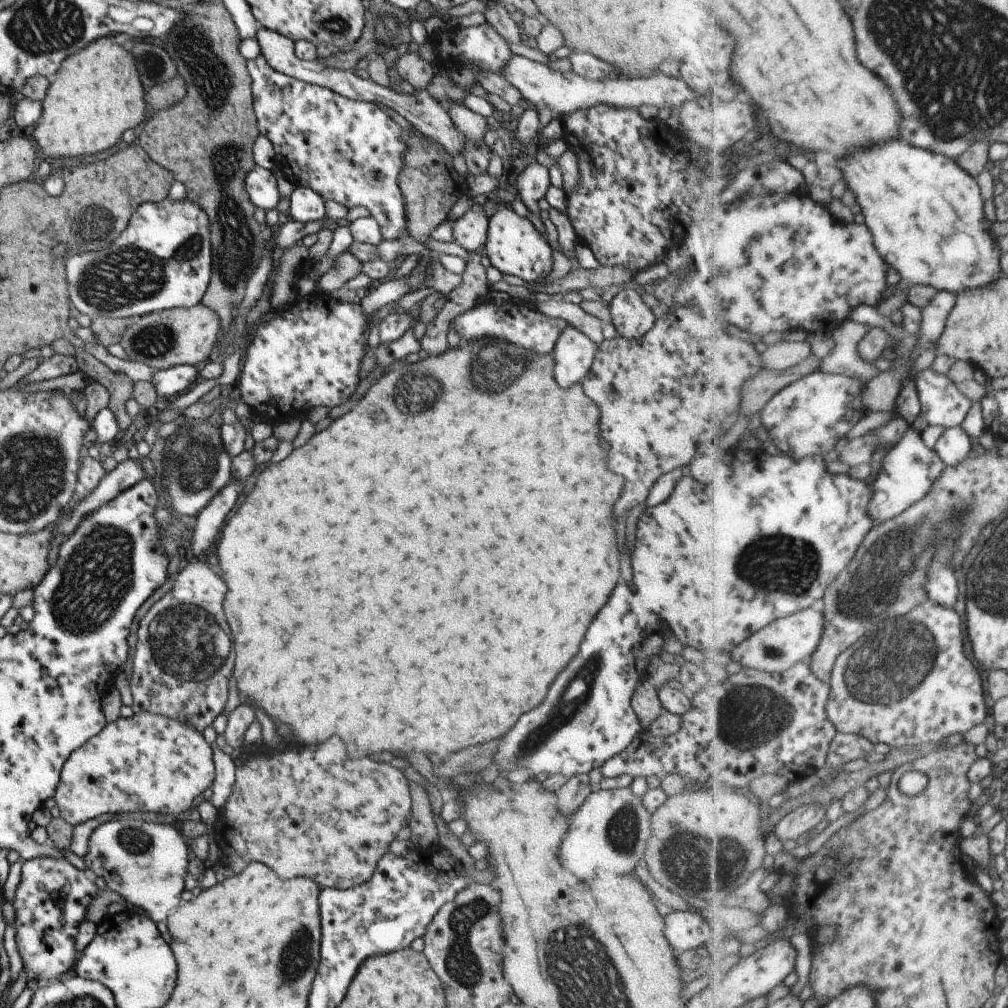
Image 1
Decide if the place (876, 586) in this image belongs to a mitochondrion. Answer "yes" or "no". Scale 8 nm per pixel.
yes

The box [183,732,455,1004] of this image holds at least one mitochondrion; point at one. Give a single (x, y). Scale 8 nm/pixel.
(299, 943)

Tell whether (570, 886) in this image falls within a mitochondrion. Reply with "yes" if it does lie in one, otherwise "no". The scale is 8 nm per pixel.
no

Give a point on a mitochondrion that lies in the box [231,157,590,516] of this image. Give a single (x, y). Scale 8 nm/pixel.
(486, 365)

